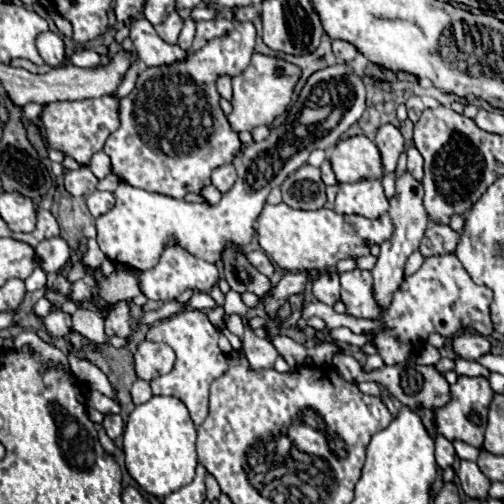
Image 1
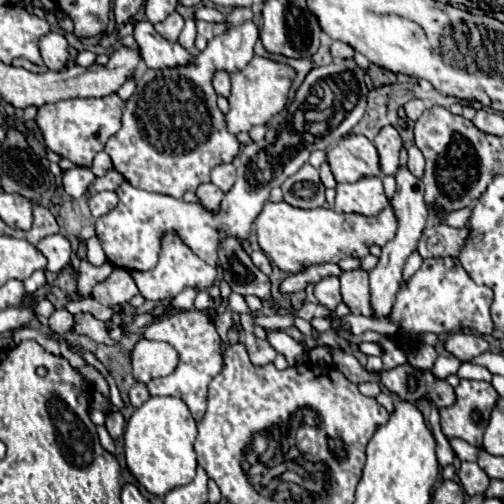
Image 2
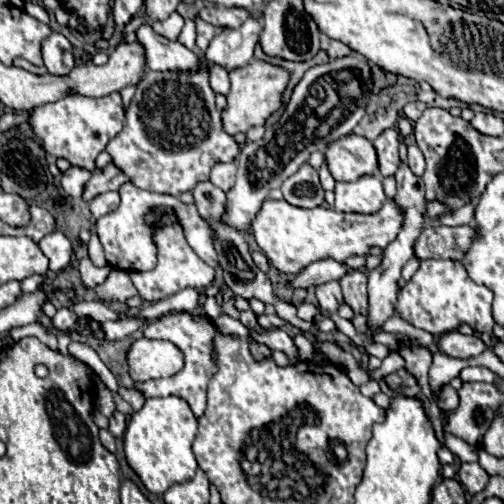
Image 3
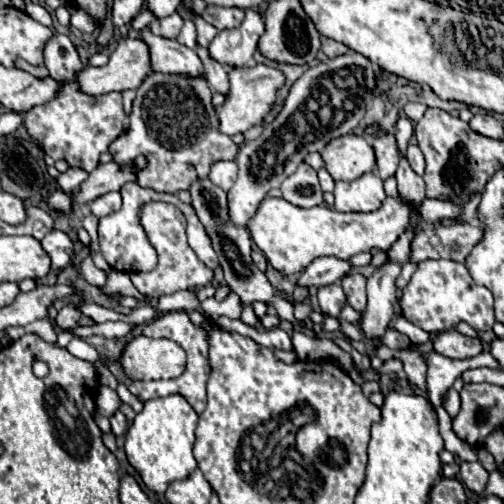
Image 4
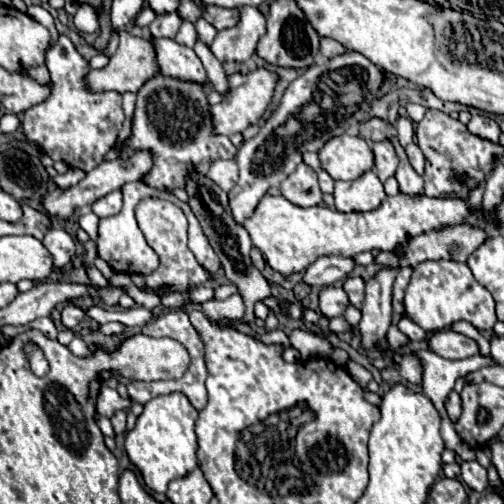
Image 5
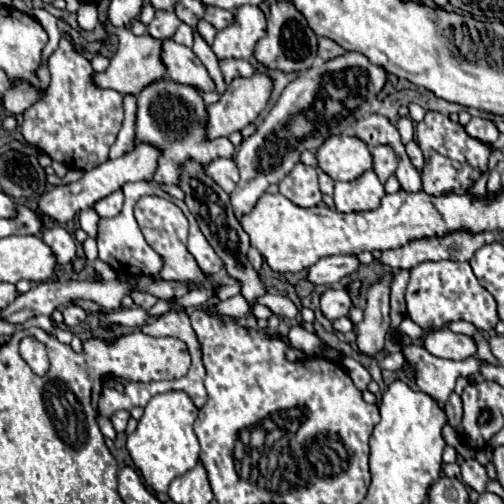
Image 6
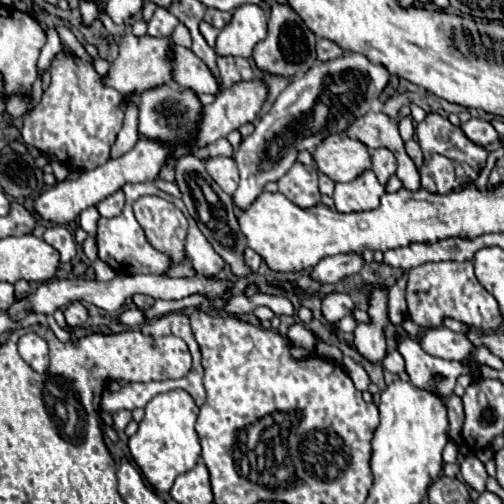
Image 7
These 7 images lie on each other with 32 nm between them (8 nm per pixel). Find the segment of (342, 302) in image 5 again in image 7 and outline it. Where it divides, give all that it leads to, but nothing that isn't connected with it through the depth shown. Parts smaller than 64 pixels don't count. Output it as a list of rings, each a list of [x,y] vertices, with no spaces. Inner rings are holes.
[[[330,292],[322,298],[322,314],[332,324],[344,318],[346,314],[350,314],[352,310],[354,310],[354,302],[344,292]]]

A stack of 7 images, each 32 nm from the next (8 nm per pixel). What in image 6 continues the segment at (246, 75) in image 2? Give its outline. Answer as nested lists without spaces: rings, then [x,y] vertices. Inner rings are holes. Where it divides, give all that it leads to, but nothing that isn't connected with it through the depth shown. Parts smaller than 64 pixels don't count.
[[[254,72],[248,78],[234,78],[226,92],[222,94],[220,102],[208,106],[208,138],[218,138],[218,136],[230,136],[232,132],[240,132],[242,128],[246,128],[248,124],[254,124],[256,118],[260,116],[260,112],[264,110],[264,106],[270,100],[272,94],[272,78],[266,72]]]

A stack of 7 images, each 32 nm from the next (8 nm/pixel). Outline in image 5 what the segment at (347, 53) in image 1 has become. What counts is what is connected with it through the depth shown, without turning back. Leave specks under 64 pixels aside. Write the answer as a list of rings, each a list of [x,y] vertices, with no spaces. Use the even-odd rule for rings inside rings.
[[[322,38],[322,40],[320,40],[320,50],[322,50],[322,54],[324,54],[326,58],[334,58],[334,56],[340,56],[340,54],[346,52],[346,48],[344,48],[340,42],[330,40],[330,38]]]

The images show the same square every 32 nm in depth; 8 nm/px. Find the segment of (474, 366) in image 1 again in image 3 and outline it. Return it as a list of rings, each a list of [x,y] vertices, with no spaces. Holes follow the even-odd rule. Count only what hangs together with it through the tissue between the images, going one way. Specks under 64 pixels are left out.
[[[468,366],[460,372],[460,378],[464,382],[494,382],[496,374],[490,372],[488,368],[482,368],[482,366]]]

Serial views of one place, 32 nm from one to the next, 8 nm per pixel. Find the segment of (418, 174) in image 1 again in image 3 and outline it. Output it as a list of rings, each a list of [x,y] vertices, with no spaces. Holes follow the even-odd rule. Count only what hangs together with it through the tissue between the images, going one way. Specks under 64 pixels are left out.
[[[408,146],[408,166],[416,176],[424,174],[424,156],[418,146]]]

